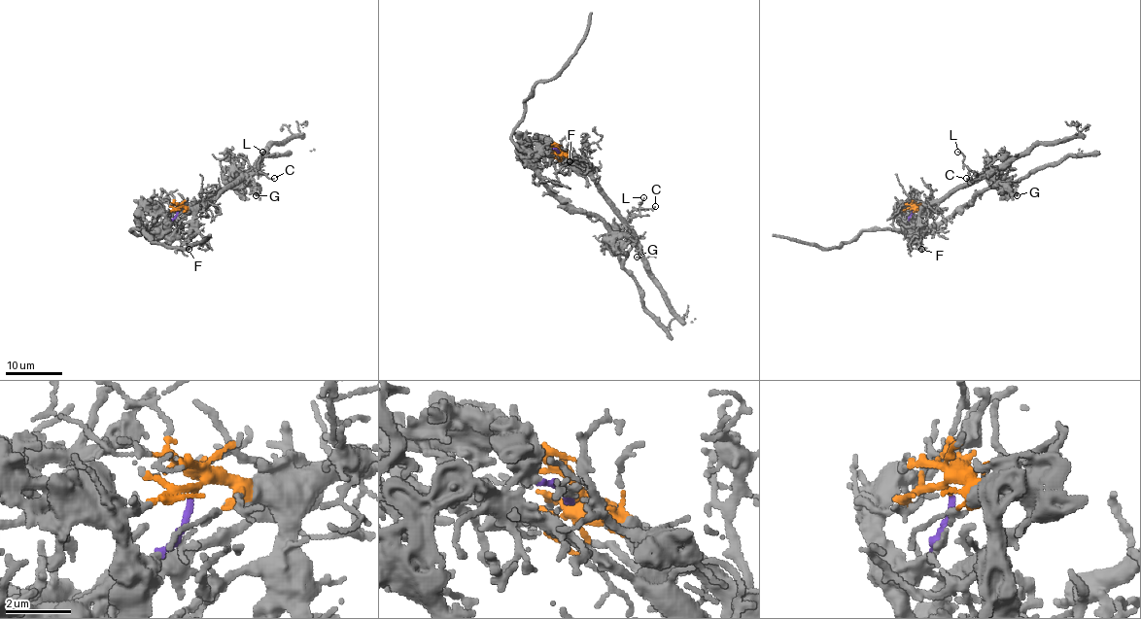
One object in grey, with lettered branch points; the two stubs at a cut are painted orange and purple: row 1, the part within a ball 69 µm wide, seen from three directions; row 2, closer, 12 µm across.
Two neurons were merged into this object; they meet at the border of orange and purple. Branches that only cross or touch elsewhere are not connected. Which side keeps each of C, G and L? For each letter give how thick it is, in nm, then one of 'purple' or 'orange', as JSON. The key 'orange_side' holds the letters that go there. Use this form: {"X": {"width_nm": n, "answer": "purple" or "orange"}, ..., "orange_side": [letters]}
{"C": {"width_nm": 120, "answer": "orange"}, "G": {"width_nm": 240, "answer": "purple"}, "L": {"width_nm": 110, "answer": "orange"}, "orange_side": ["C", "L"]}

